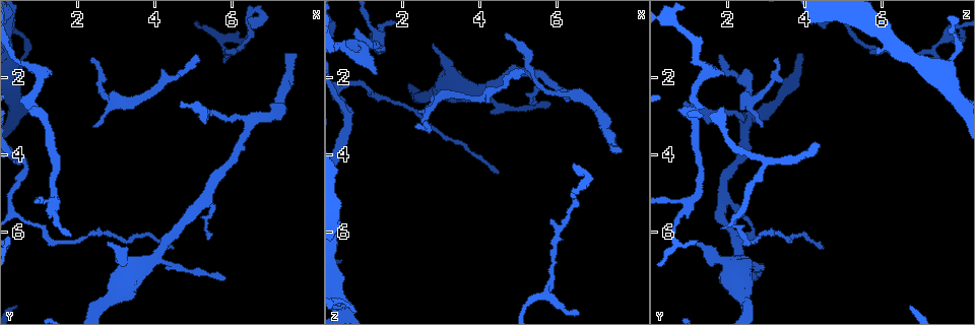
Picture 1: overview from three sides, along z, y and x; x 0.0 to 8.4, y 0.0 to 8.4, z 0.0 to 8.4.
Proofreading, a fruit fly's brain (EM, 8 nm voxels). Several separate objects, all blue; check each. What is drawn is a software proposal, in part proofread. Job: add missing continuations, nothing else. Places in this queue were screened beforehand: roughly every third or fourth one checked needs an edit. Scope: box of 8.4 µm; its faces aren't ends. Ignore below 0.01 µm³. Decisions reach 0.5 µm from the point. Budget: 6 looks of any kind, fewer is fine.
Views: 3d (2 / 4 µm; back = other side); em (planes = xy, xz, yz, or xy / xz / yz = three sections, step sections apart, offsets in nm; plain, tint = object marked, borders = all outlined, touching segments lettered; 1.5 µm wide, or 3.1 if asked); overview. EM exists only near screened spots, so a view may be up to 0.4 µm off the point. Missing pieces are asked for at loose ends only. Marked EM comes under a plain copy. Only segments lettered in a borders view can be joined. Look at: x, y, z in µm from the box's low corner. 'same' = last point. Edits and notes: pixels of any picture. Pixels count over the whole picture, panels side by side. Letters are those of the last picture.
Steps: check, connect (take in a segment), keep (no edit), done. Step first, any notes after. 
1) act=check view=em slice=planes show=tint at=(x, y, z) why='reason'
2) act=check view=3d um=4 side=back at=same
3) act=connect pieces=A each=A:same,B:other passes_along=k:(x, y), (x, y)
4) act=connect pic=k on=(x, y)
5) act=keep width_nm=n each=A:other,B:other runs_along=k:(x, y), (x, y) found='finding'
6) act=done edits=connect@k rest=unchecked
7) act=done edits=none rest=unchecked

act=check view=3d um=2 side=back at=(2.35, 1.60, 3.20) why='tapers out'

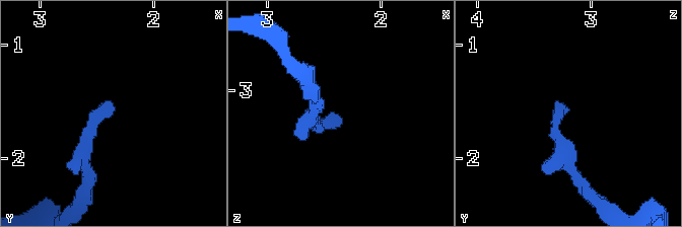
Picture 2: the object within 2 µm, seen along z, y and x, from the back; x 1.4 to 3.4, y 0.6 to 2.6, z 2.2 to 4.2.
act=check view=em slice=xz step=4 show=borders at=(2.38, 1.58, 3.20)

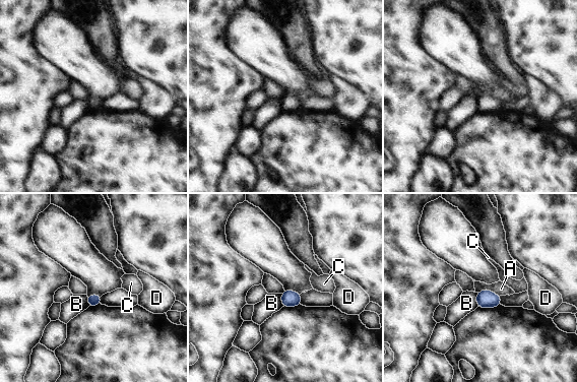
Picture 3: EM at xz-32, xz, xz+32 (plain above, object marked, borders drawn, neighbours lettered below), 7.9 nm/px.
act=keep longest_contact=A:180nm each=A:other,B:other,C:other,D:other border=3:(477, 292), (490, 290), (499, 296) found='no lettered segment goes on from it'

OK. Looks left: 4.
act=check view=em slice=planes show=borders at=(5.10, 1.40, 1.85) why='tapers out'

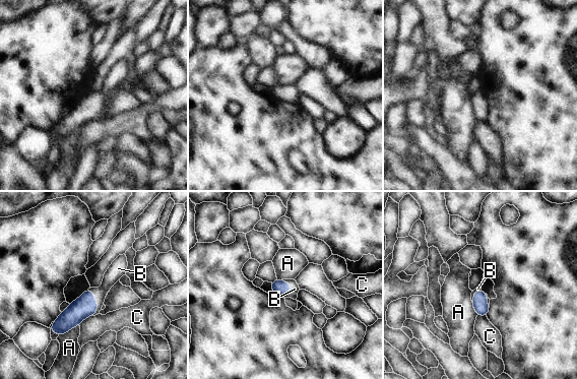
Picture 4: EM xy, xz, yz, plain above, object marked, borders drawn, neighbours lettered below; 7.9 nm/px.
act=connect pieces=B each=A:other,B:same,C:other passes_along=4:(85, 305), (95, 302), (112, 275) found='the neuron continues'

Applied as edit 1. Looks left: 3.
act=check view=em slice=planes show=borders at=(2.40, 3.25, 2.85) why='free end'

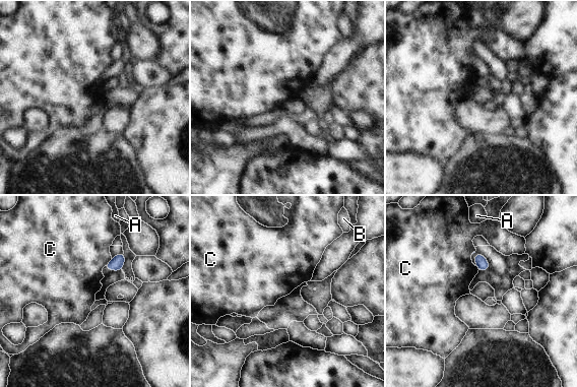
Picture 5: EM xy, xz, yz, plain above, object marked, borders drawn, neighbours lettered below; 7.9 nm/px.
act=keep each=A:other,B:other,C:other border=5:(112, 259), (105, 265) found='none of them fits'

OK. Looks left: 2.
act=done edits=connect@4 rest=unchecked

